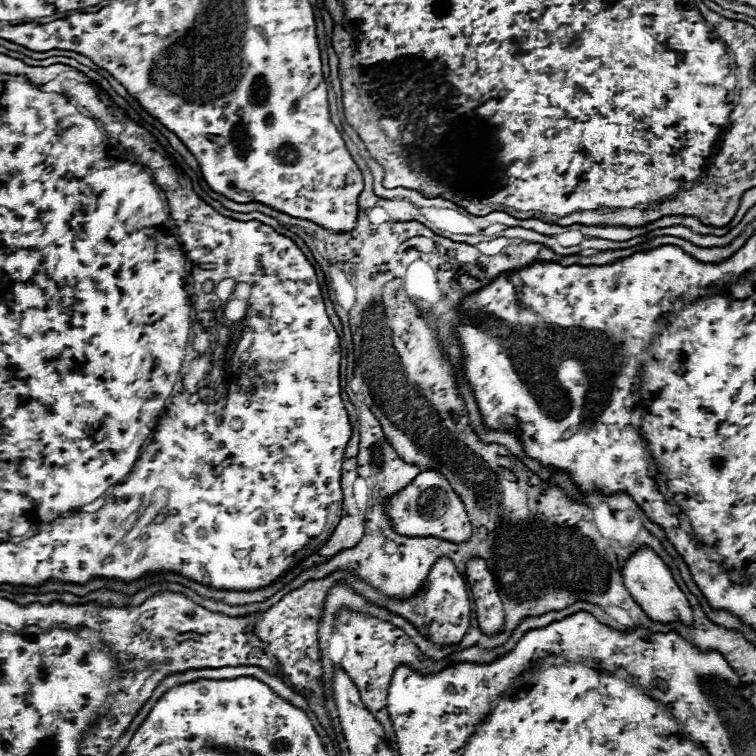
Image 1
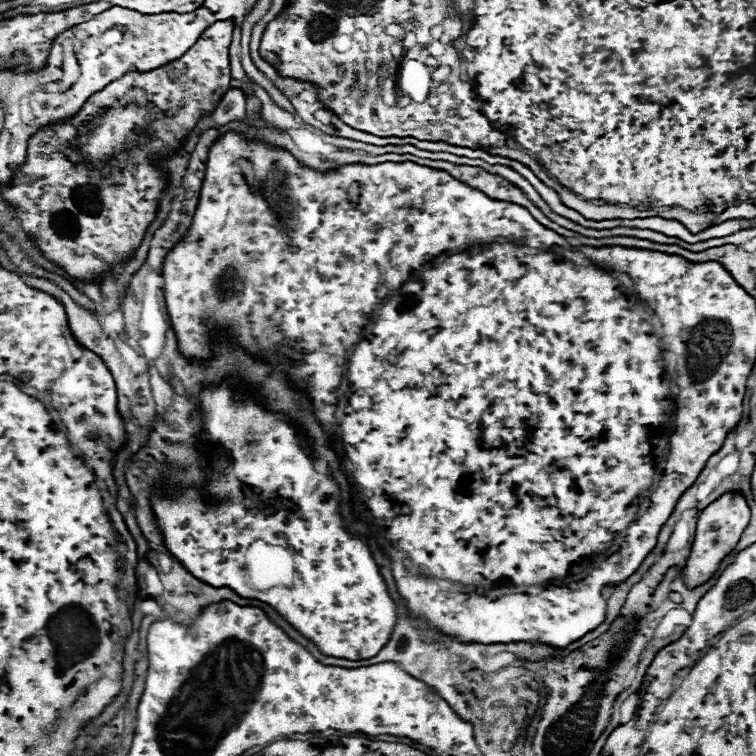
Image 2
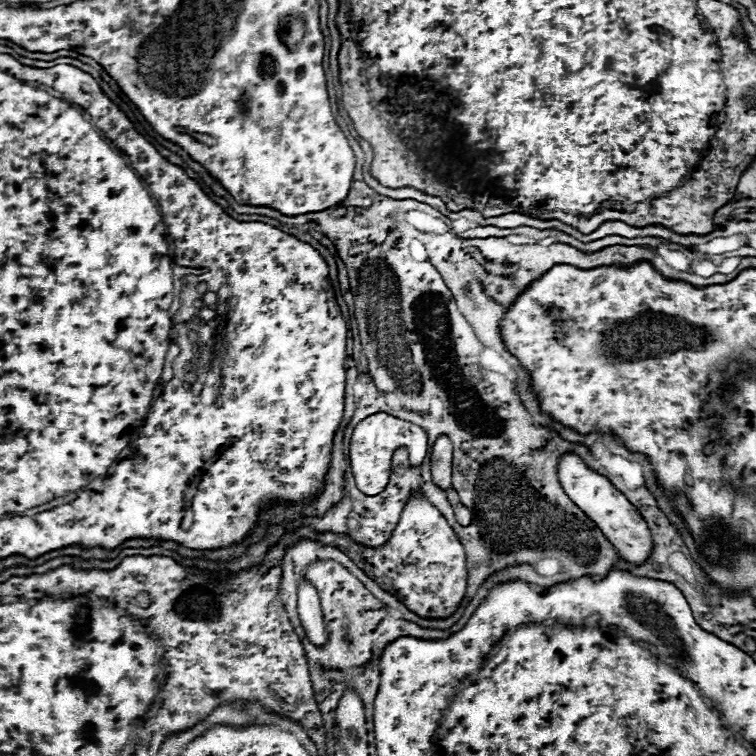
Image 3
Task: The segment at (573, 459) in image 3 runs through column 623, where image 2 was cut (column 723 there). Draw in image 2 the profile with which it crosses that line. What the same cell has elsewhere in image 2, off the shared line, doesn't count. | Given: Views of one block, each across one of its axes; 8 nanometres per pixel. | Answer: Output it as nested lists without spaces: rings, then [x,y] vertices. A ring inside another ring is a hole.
[[[726,492],[700,512],[698,522],[696,522],[692,552],[690,552],[690,558],[686,560],[686,566],[684,566],[684,580],[690,588],[704,584],[706,580],[712,578],[712,574],[718,570],[722,558],[728,556],[730,550],[740,540],[748,522],[750,522],[750,506],[740,492]]]

